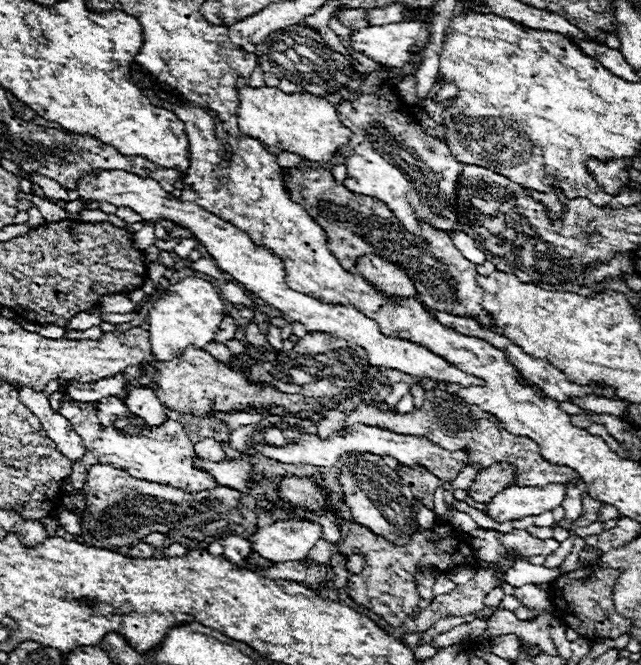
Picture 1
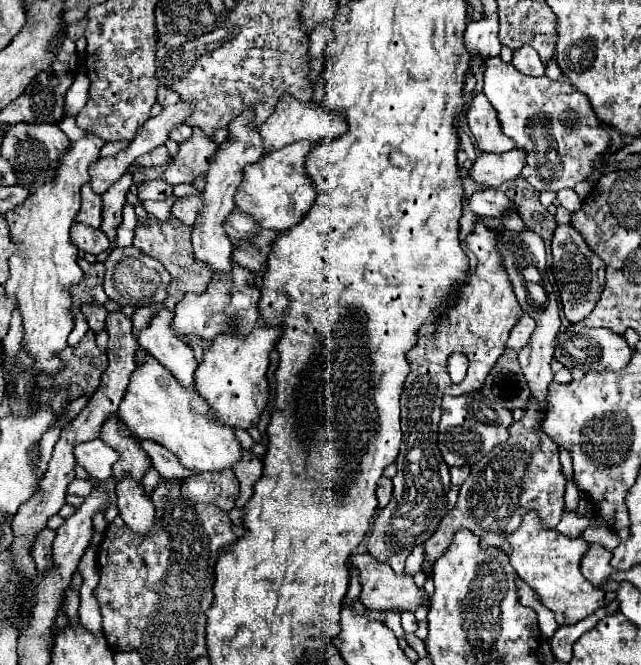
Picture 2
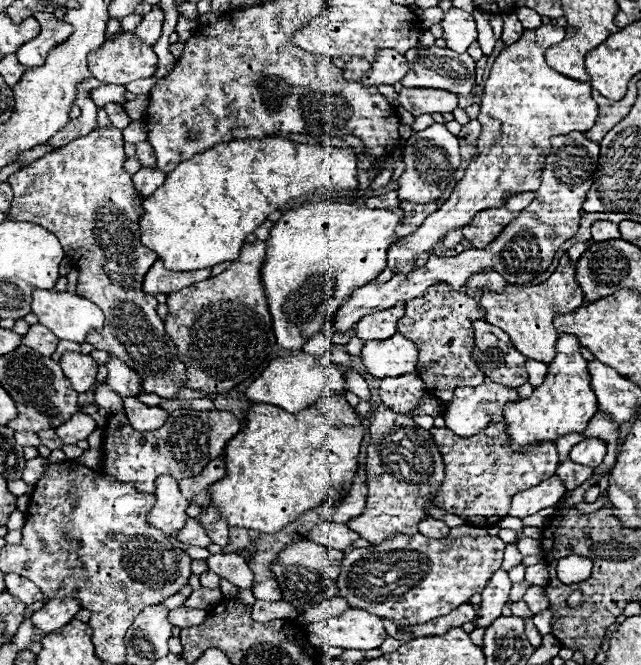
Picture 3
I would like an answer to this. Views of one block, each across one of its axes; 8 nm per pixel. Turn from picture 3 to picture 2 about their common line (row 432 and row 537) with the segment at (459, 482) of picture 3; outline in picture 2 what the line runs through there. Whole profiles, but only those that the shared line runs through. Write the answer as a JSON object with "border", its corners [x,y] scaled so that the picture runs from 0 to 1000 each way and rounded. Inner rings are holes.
{"border":[[[827,595],[814,632],[796,641],[796,662],[777,668],[761,686],[736,701],[727,725],[718,734],[708,764],[696,770],[683,800],[665,812],[658,857],[665,863],[674,860],[674,848],[693,833],[693,827],[699,827],[715,797],[733,797],[743,803],[752,827],[768,821],[796,833],[796,818],[789,809],[811,791],[814,779],[827,767],[839,770],[839,779],[846,779],[852,794],[867,794],[880,767],[880,734],[883,719],[874,707],[871,671],[846,647],[839,608]]]}

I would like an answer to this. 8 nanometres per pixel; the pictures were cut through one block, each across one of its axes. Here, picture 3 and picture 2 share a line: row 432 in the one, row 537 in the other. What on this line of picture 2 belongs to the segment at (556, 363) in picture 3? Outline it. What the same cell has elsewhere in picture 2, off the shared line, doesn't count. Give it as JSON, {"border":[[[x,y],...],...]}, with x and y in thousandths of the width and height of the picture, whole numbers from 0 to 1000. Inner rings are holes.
{"border":[[[827,770],[817,776],[808,797],[796,803],[793,815],[799,821],[799,854],[836,890],[839,902],[867,923],[867,935],[874,941],[899,938],[949,908],[945,890],[924,881],[905,860],[905,842],[917,824],[917,815],[911,809],[886,809],[871,803],[867,797],[852,797],[846,794],[842,779]]]}

